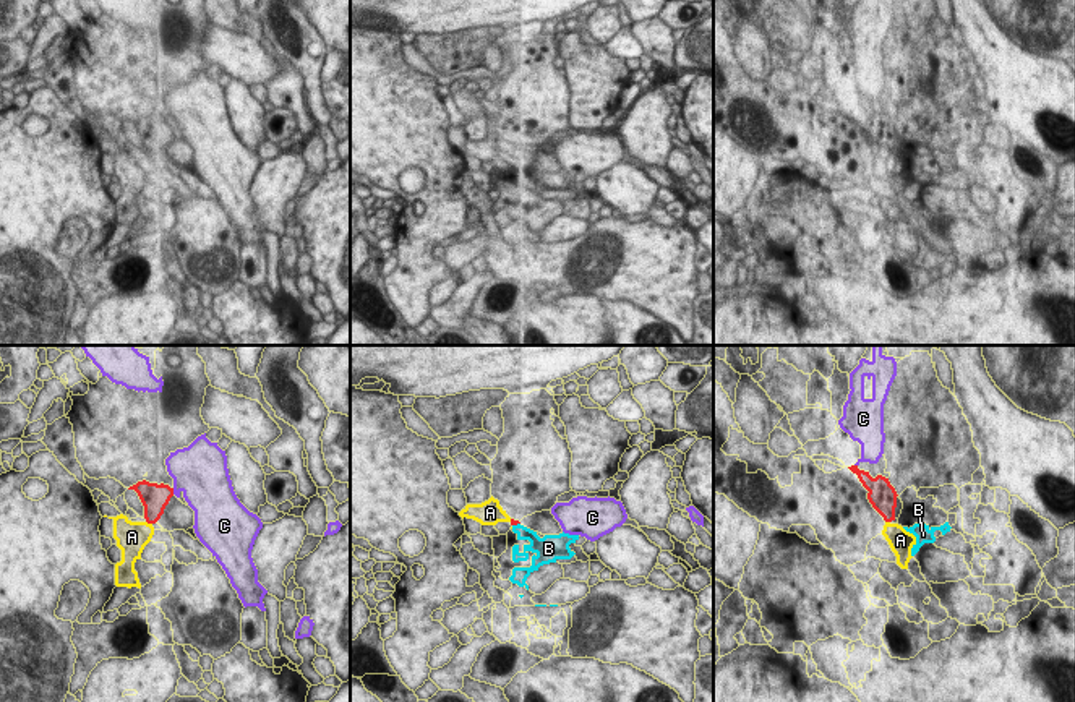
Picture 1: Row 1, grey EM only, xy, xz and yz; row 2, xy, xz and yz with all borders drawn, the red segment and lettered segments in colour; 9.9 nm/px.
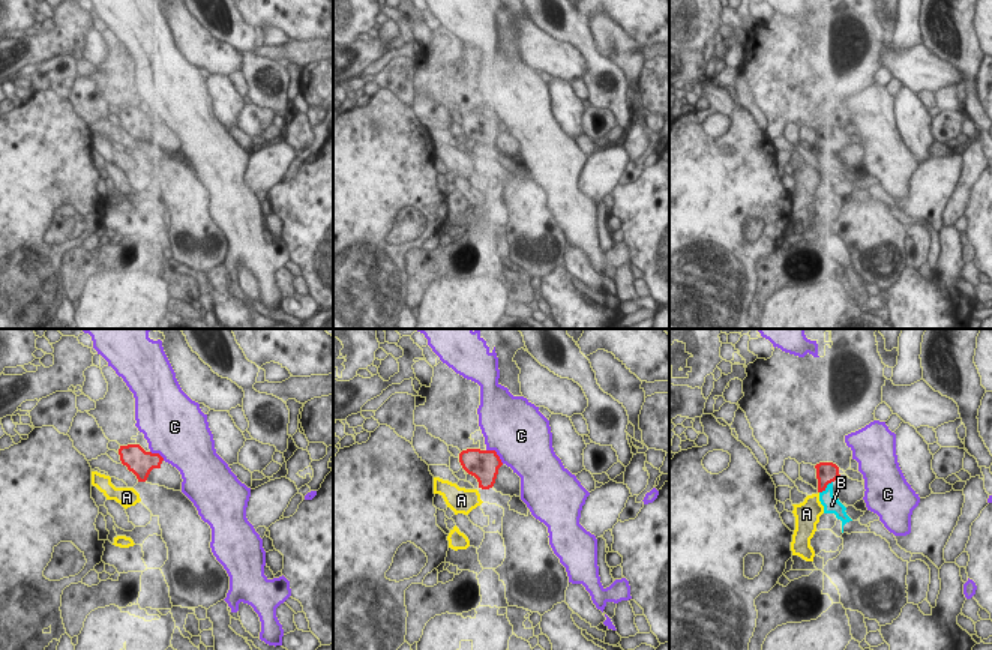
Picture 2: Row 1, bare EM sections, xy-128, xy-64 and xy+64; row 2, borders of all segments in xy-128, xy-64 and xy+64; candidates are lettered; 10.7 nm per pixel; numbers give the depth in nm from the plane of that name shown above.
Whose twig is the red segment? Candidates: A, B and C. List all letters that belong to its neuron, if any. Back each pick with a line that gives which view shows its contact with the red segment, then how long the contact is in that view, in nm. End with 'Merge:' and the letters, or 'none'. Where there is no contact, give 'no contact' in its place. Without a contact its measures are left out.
B: contact in xz; length 90 nm
Merge: B

